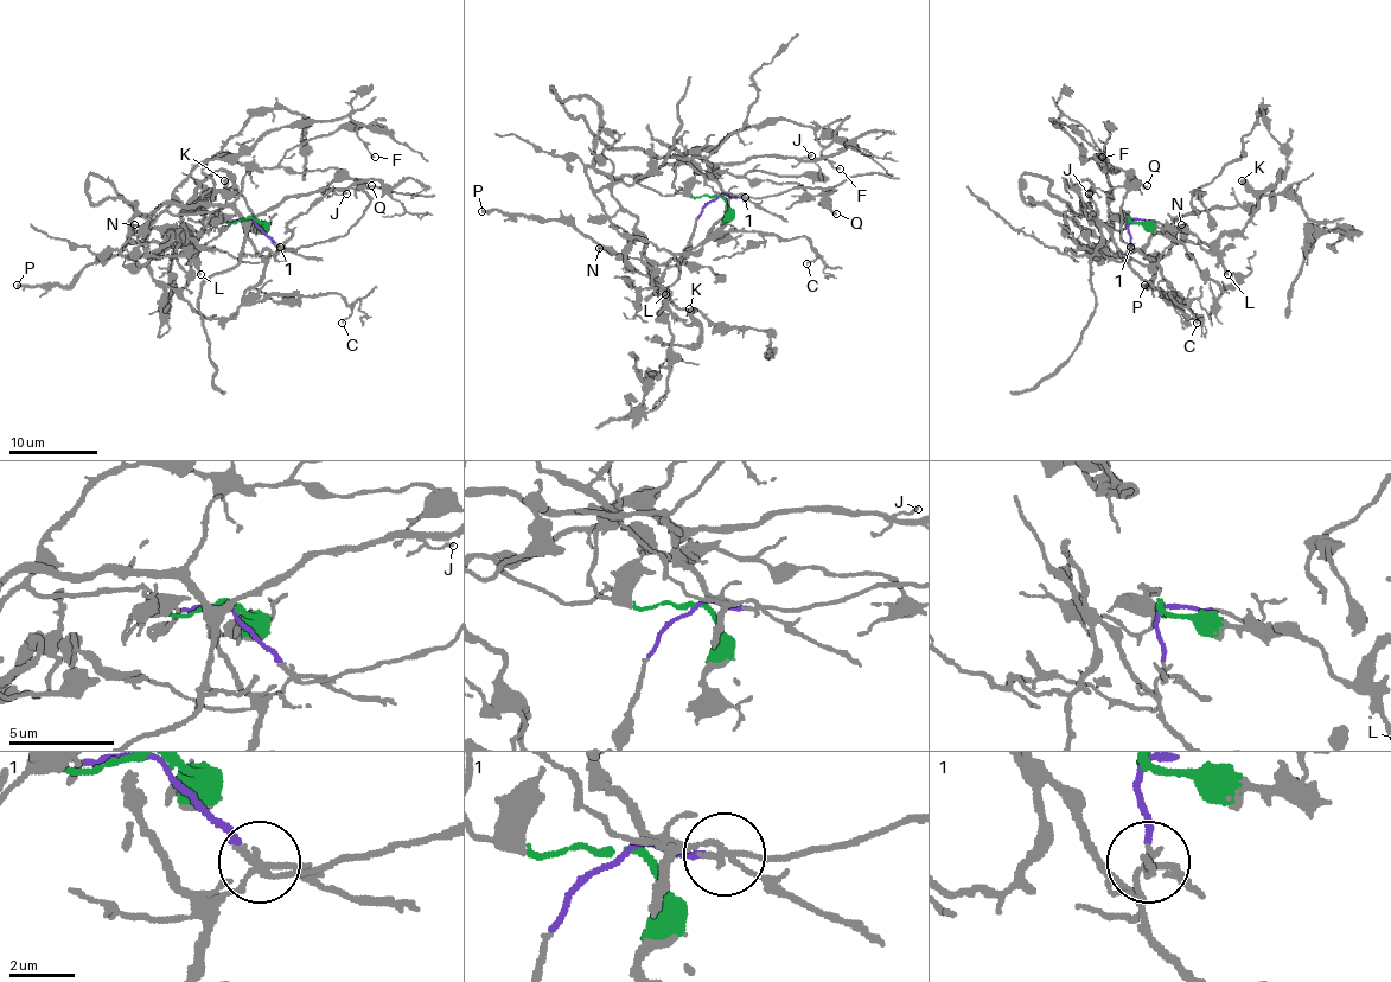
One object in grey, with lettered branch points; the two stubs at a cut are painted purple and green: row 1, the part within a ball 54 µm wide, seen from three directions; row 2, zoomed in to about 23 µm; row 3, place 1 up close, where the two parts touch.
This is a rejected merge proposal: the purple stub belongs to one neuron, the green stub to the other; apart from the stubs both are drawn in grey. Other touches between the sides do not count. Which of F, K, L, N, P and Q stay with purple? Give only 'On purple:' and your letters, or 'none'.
On purple: K, L, N, P, Q

